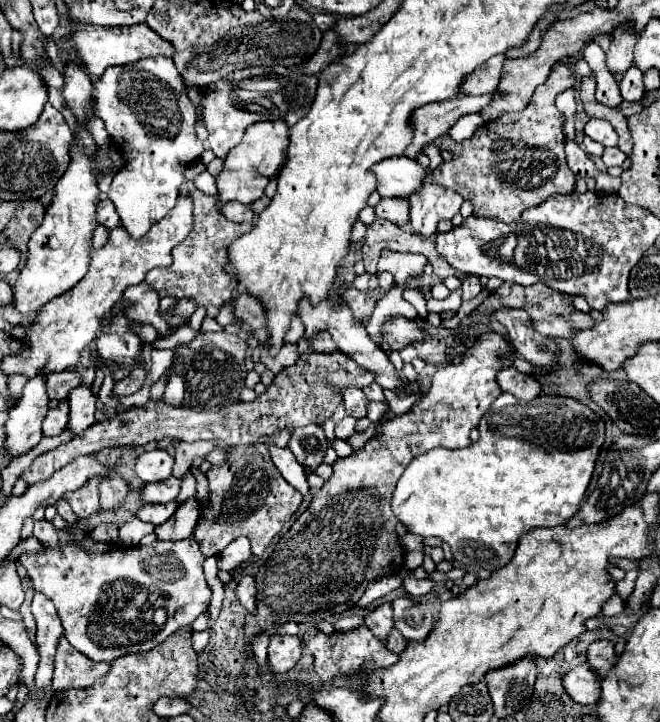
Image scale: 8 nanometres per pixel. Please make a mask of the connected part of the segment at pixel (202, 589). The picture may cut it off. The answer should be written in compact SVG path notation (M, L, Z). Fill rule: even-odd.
M35 521L33 535L45 545L43 553L25 553L19 557L21 565L27 569L29 579L35 591L45 593L55 603L59 619L65 629L65 639L81 653L85 653L93 661L113 661L125 653L139 653L149 651L175 633L183 625L191 625L209 605L211 589L203 577L203 561L205 555L193 539L185 541L153 541L151 545L135 545L135 547L121 547L121 545L107 545L87 539L87 535L79 529L63 529L57 531L49 521ZM105 583L141 583L141 619L133 617L131 621L115 619L113 613L107 609Z

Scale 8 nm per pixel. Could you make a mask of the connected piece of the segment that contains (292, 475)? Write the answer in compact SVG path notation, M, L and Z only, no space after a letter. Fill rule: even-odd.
M269 445L269 453L271 453L271 459L273 459L275 467L283 475L283 479L289 485L293 485L301 495L309 495L309 483L307 483L305 469L297 463L293 453L287 447L281 449L281 447L275 447L275 445Z

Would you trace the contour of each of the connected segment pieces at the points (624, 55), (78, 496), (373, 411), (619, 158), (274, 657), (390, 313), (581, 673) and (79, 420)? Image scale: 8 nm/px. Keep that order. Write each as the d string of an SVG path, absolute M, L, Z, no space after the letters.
M623 25L621 29L617 29L617 33L613 33L613 41L611 47L607 51L607 69L611 71L611 75L623 75L631 63L633 63L633 47L635 47L637 37L633 37L633 33L629 33L629 25Z
M93 479L89 481L87 487L81 487L77 491L71 491L71 493L65 493L65 501L71 505L73 513L81 519L93 515L99 511L99 481L101 479Z
M371 401L367 409L369 409L369 411L367 411L367 419L369 419L371 423L379 423L381 417L383 417L383 413L387 411L387 405L385 405L385 403L377 403L377 401Z
M607 147L601 159L603 159L603 163L605 163L607 167L611 167L611 165L621 165L621 163L627 159L627 155L625 155L619 147Z
M271 635L269 665L275 673L287 673L301 659L301 643L295 635Z
M402 284L393 286L381 300L376 303L373 314L366 325L366 331L377 345L381 344L381 329L383 323L391 317L403 315L408 319L415 319L419 324L416 309L403 298Z
M579 665L561 675L565 693L579 705L597 703L601 691L601 679L589 669L589 665Z
M81 385L77 389L73 389L69 393L69 429L77 435L77 433L83 433L89 425L93 425L95 421L95 405L97 405L99 397L97 393L93 391L93 387L87 387L87 385Z

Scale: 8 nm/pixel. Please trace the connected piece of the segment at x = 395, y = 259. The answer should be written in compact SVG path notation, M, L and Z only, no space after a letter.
M383 251L381 253L377 269L379 272L387 271L395 277L395 283L403 283L409 275L417 275L423 271L427 259L423 255L413 253L395 253L395 251Z

